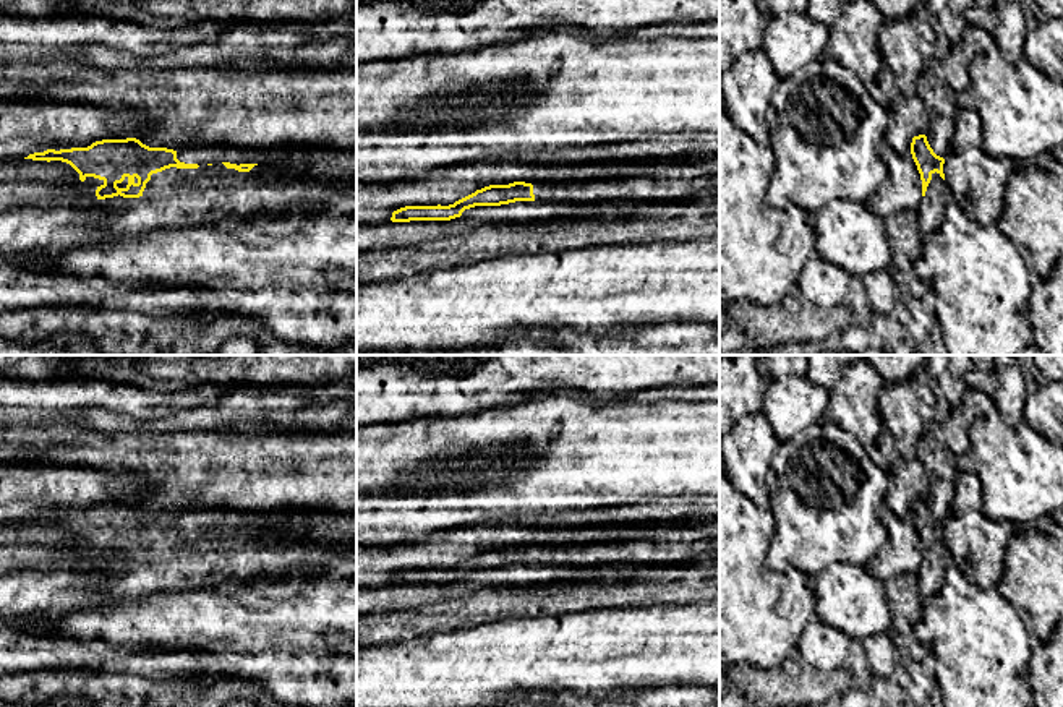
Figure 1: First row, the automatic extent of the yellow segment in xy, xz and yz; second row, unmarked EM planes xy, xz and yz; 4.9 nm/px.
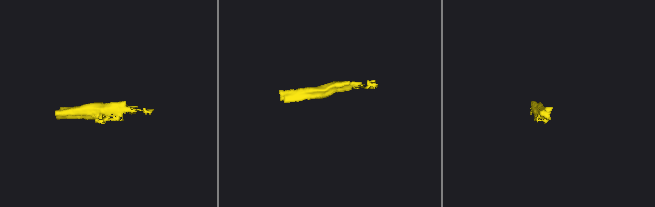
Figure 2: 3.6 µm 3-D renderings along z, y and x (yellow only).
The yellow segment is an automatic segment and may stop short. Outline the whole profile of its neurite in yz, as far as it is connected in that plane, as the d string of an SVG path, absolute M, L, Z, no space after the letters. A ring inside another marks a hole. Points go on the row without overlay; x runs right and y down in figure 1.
M925 498L912 501L911 517L922 543L922 561L916 571L919 590L929 597L940 590L945 571L954 563L943 537L945 522L933 516Z

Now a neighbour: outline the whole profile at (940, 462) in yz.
M929 428L917 439L914 454L929 473L927 504L933 516L945 522L956 491L956 456Z

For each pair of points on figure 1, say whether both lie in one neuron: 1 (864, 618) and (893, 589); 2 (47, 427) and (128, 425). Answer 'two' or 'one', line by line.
1: two
2: two

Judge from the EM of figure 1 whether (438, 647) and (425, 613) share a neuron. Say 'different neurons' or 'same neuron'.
different neurons

